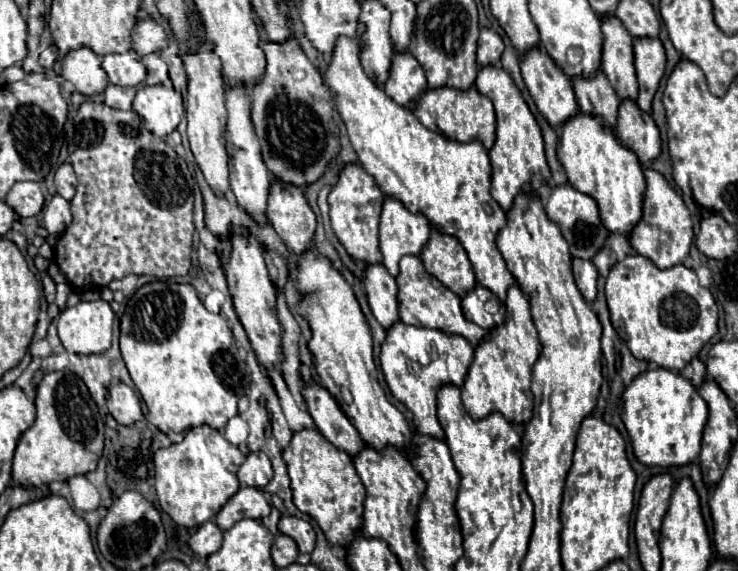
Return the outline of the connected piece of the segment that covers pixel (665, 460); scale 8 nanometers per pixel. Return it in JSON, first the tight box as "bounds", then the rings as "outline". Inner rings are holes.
{"bounds":[623,368,707,466],"outline":[[[649,368],[633,378],[623,392],[623,424],[629,432],[633,452],[645,466],[683,466],[697,460],[701,450],[701,434],[707,424],[707,402],[697,394],[693,384],[679,372],[667,368]]]}

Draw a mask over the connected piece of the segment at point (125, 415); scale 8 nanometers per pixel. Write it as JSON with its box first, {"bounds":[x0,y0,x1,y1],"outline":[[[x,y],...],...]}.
{"bounds":[107,382,143,424],"outline":[[[113,382],[109,386],[107,396],[107,408],[111,416],[117,420],[117,424],[135,424],[137,420],[143,420],[141,400],[133,388],[129,388],[123,382]]]}

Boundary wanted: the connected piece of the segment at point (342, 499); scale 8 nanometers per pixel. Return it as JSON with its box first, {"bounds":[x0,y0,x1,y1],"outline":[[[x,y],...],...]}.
{"bounds":[283,428,365,548],"outline":[[[305,428],[293,434],[293,440],[283,452],[283,458],[291,478],[293,504],[319,524],[329,546],[347,548],[355,540],[355,532],[359,532],[363,526],[365,502],[365,486],[355,472],[351,456],[333,448],[317,430]]]}

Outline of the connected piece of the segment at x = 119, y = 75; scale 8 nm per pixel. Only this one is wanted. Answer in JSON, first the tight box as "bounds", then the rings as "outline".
{"bounds":[103,52,145,86],"outline":[[[135,52],[125,54],[107,54],[103,58],[103,70],[109,76],[111,84],[117,86],[139,86],[145,82],[145,66],[141,64]]]}

